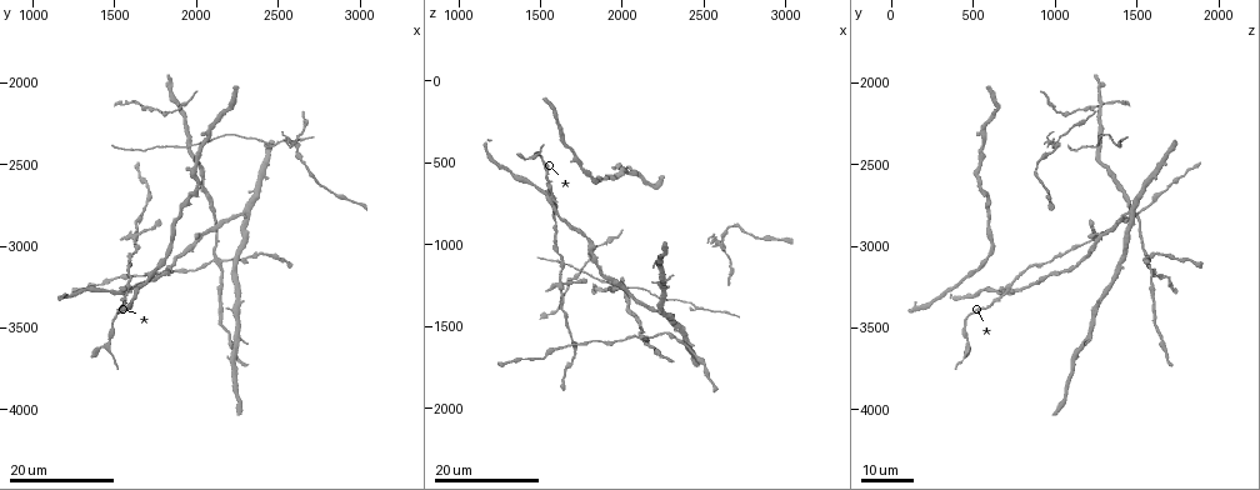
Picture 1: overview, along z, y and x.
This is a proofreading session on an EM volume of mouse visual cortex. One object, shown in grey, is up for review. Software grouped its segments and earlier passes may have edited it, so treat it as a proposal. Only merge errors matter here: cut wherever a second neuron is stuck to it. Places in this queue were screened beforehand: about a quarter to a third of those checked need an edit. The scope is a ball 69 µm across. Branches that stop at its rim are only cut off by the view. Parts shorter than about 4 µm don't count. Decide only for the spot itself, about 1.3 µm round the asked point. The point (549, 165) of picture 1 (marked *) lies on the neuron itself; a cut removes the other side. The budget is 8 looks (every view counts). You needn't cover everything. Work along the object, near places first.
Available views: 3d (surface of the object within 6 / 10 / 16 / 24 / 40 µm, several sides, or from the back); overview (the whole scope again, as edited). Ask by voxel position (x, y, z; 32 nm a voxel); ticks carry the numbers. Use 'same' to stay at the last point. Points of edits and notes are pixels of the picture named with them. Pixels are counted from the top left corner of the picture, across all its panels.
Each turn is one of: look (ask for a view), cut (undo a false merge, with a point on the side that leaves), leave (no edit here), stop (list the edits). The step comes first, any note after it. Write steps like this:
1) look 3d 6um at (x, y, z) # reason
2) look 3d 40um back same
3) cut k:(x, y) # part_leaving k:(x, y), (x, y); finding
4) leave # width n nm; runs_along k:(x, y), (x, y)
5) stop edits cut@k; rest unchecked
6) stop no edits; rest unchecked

look 3d 16um at (2100, 3100, 1580)

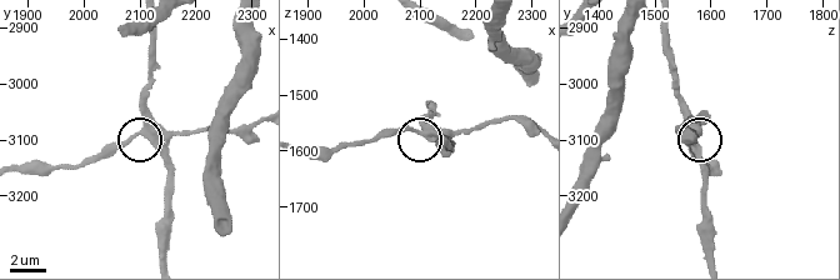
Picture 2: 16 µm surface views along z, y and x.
look 3d 6um at (2110, 3085, 1565)

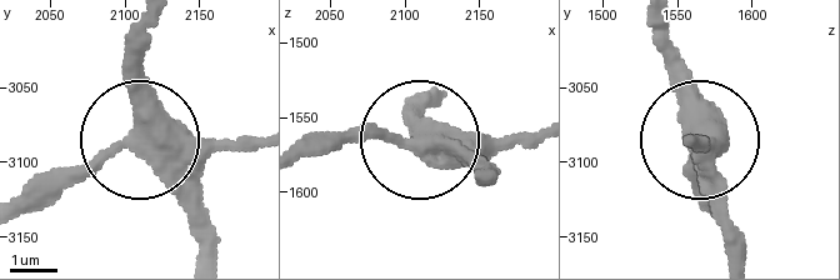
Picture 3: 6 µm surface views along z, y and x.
look 3d 6um back at (2108, 3090, 1570) # from behind

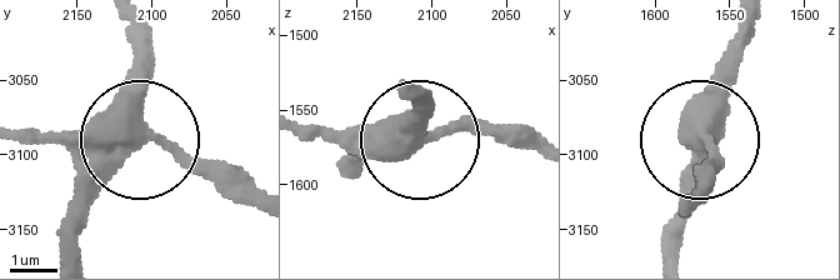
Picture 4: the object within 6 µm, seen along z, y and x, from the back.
leave # all the same neuron

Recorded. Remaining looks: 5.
look 3d 24um at (2320, 2820, 1460)

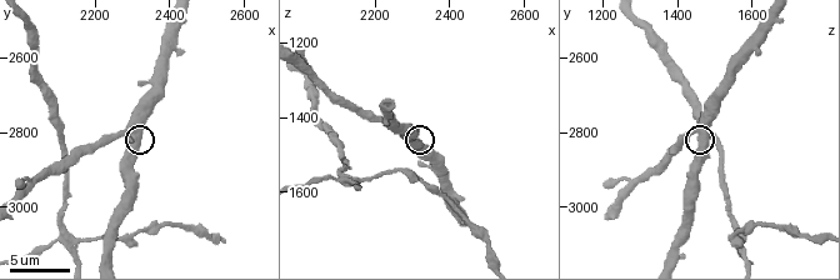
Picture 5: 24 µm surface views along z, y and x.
look 3d 6um at (2310, 2820, 1480)

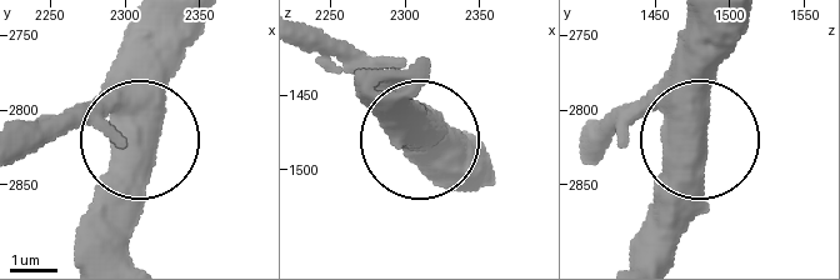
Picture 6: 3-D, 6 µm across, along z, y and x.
leave # width 540 nm; one neuron here

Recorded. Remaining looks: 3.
look 3d 24um at (2580, 2380, 1000) # looks like a crossing

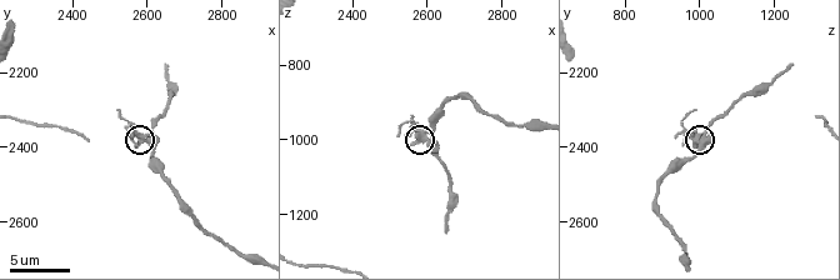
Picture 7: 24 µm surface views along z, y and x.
look 3d 6um at (2600, 2390, 1000) # closer look

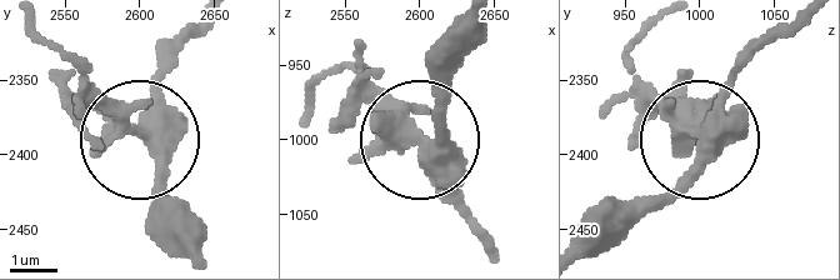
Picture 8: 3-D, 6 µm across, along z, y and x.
leave # arms 5; continuous, no second neuron

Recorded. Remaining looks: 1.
stop no edits; rest unchecked

